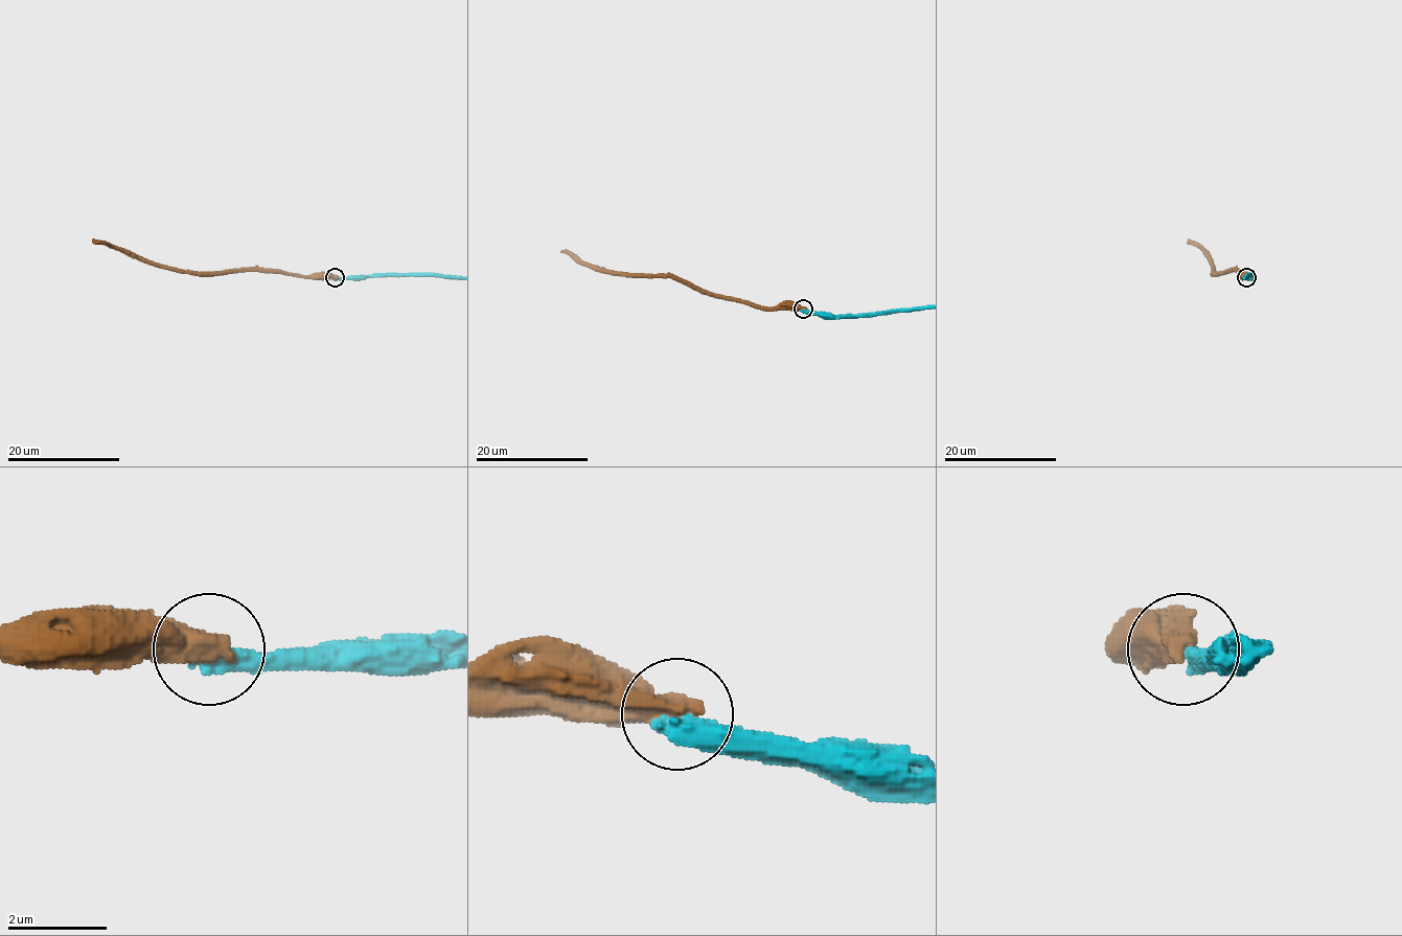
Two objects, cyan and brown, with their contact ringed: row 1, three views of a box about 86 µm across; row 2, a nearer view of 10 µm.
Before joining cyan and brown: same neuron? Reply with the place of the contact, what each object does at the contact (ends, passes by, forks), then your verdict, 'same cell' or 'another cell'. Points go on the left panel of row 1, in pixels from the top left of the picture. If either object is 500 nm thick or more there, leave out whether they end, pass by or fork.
place (335, 277); another cell

